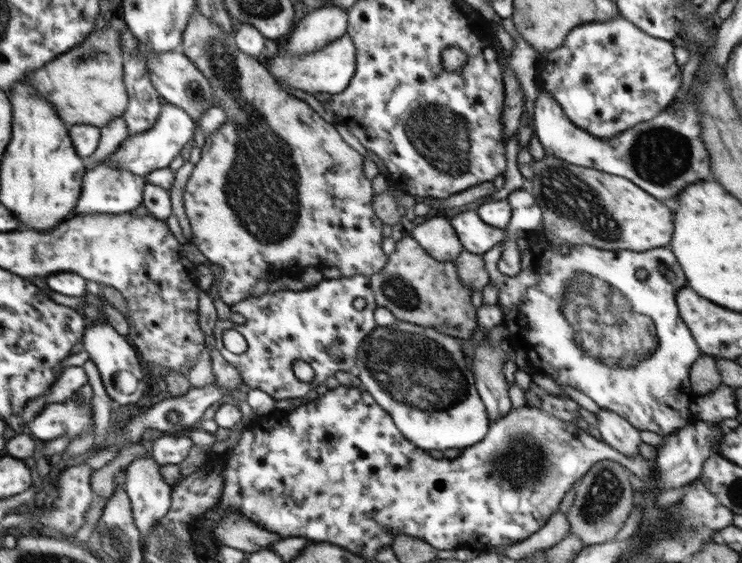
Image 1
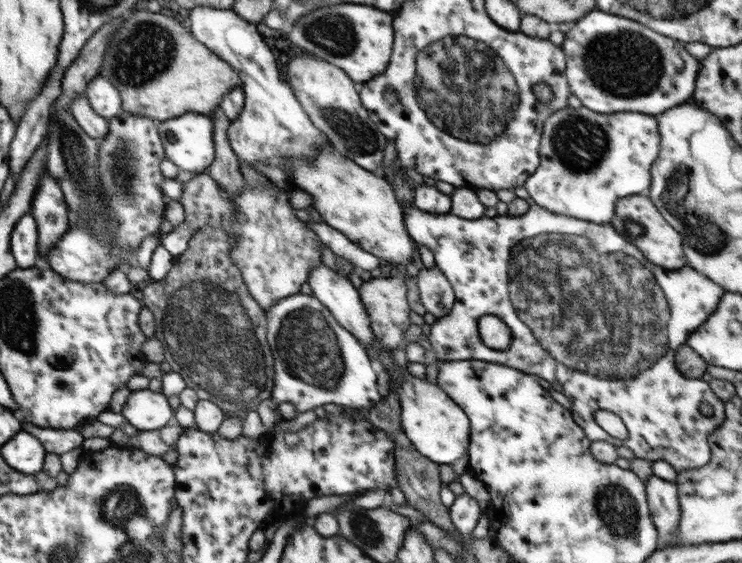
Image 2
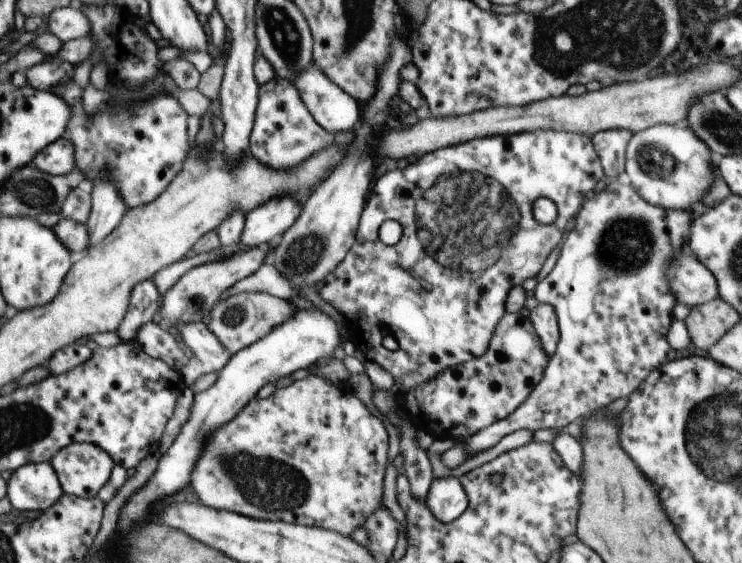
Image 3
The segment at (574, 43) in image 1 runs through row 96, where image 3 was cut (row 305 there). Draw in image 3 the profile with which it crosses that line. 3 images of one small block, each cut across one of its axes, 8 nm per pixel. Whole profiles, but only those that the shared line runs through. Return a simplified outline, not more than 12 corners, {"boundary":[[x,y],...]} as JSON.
{"boundary":[[608,182],[534,289],[542,380],[464,444],[563,428],[668,361],[690,211]]}

